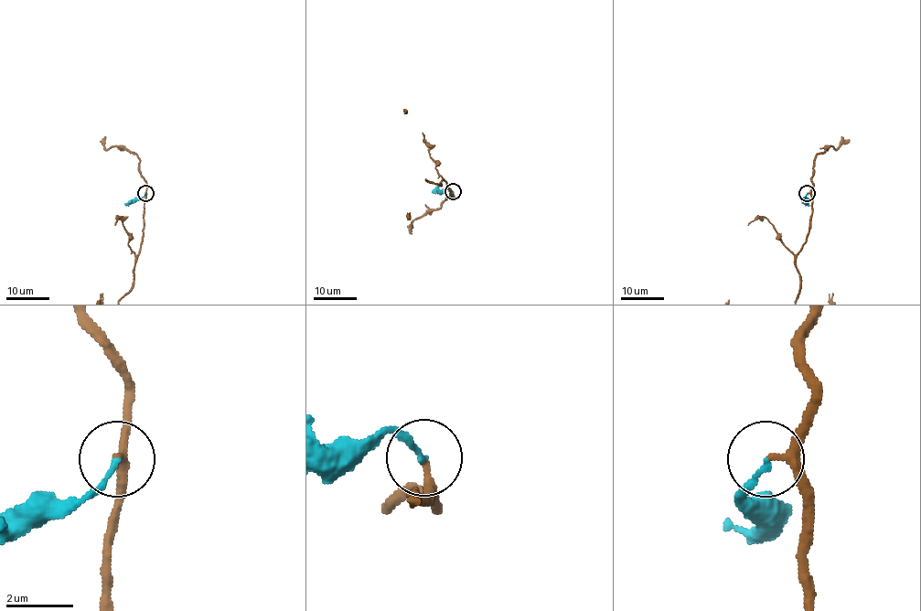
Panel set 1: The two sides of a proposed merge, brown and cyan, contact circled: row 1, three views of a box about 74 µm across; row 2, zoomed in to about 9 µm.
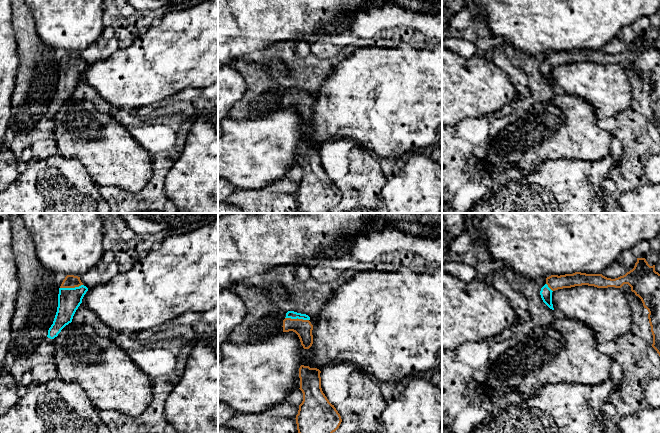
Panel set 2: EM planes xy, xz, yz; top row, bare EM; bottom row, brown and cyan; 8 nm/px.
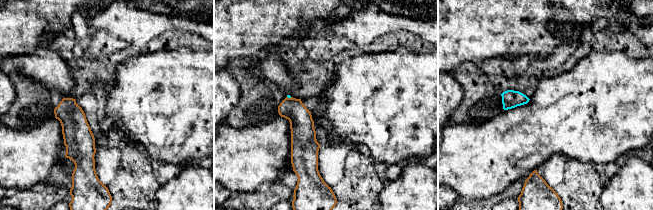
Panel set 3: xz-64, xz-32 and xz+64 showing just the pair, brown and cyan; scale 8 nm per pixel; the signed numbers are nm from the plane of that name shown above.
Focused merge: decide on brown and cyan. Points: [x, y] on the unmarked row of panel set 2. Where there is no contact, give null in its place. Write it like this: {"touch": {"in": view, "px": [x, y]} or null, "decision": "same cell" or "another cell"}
{"touch": {"in": "xz", "px": [297, 94]}, "decision": "same cell"}

